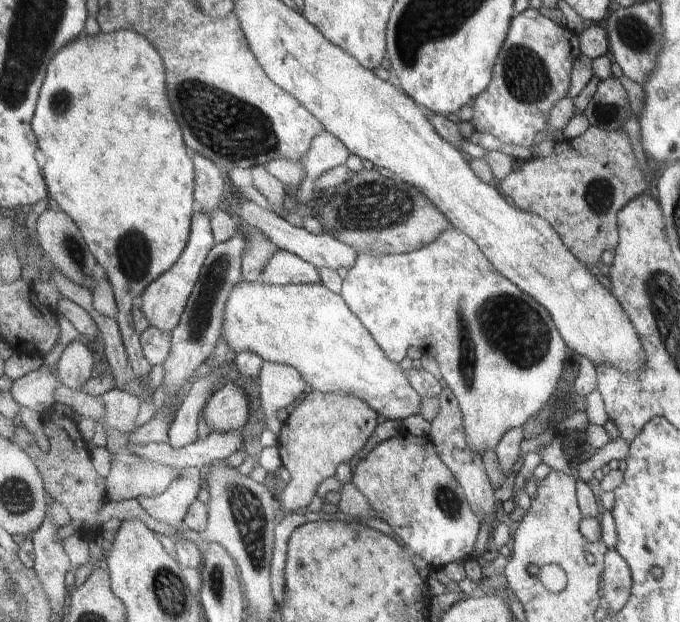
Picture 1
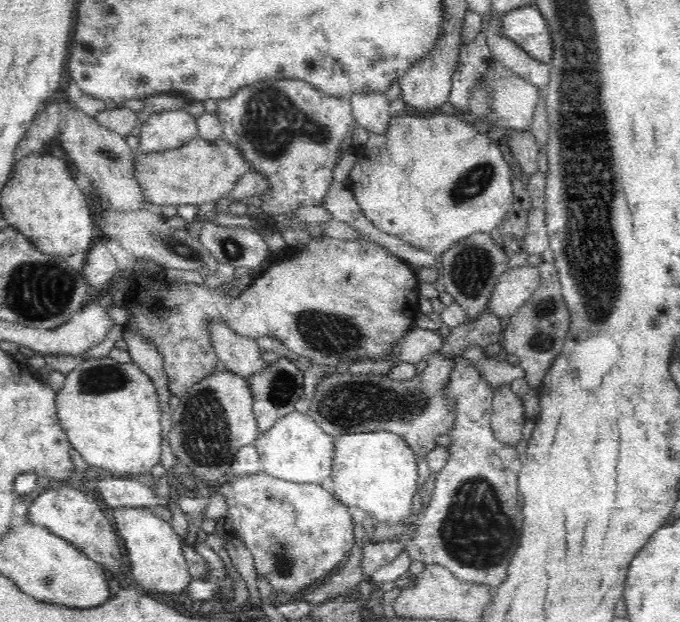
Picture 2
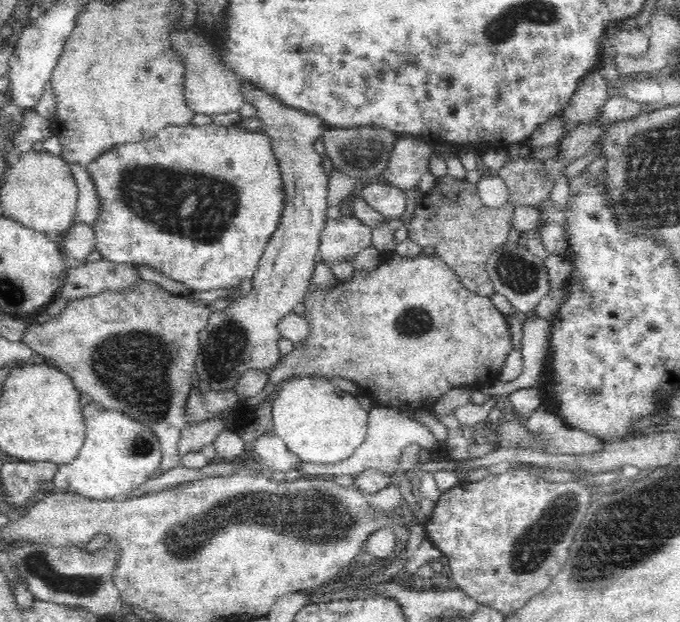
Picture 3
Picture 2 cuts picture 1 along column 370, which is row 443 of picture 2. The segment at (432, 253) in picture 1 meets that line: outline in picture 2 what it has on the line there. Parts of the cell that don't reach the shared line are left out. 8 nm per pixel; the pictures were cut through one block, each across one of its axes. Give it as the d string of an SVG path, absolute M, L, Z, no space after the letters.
M297 410L292 411L290 414L277 420L276 424L268 432L259 434L258 438L254 441L255 449L257 450L257 458L259 458L259 465L261 472L282 480L289 480L297 483L314 483L326 486L329 490L327 483L329 482L329 472L331 471L331 456L333 449L334 436L330 436L320 430L320 427L304 413Z

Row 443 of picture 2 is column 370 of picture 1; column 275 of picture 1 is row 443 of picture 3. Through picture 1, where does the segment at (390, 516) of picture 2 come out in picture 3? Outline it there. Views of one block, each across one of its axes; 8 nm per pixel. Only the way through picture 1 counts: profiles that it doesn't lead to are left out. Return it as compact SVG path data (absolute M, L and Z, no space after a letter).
M298 376L286 382L273 402L274 433L280 437L286 446L304 462L312 464L334 464L350 458L354 451L364 442L367 435L367 420L369 412L362 408L358 396L353 396L336 387L331 380Z

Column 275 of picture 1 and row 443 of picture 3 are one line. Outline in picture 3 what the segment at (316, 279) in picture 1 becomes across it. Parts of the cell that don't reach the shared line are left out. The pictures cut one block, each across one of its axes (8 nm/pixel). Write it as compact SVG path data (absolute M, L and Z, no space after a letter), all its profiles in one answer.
M275 433L260 436L253 442L252 448L260 456L259 460L264 464L267 474L275 478L281 478L286 472L292 472L302 461Z

